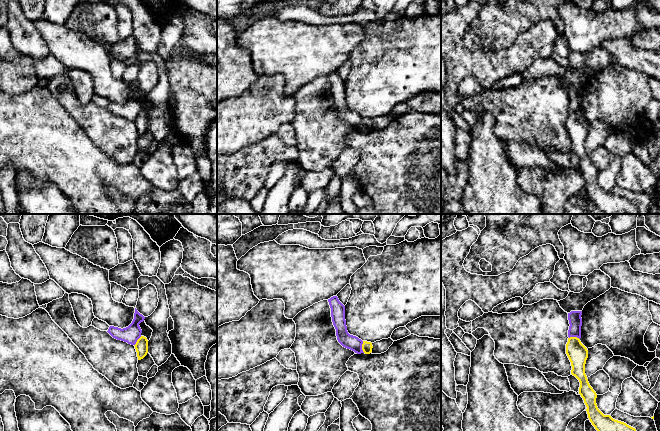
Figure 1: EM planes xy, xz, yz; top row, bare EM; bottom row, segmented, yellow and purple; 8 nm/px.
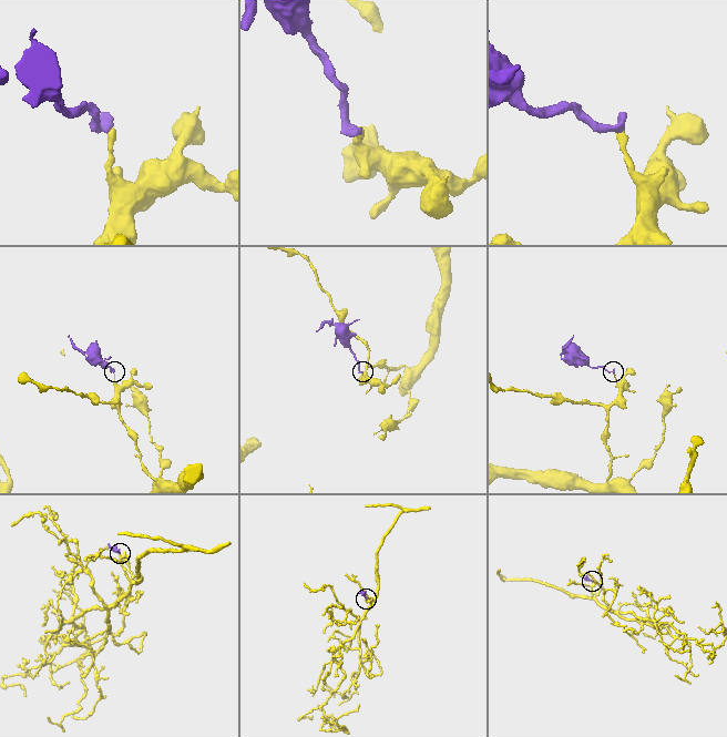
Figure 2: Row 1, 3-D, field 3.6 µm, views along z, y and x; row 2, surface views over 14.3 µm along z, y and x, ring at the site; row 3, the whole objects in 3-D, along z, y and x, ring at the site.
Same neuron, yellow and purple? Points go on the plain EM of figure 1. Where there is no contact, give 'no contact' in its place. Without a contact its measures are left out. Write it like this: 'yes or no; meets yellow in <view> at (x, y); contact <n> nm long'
no; meets yellow in xz at (362, 123); contact 100 nm long

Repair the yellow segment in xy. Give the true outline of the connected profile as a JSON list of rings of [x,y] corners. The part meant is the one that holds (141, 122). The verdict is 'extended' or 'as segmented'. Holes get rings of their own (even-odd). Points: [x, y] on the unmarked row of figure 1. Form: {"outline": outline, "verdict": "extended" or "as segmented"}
{"outline": [[[141,112],[137,116],[137,118],[134,122],[135,122],[135,125],[137,128],[138,136],[143,135],[148,129],[148,116],[147,116],[147,114],[144,112]]], "verdict": "as segmented"}

